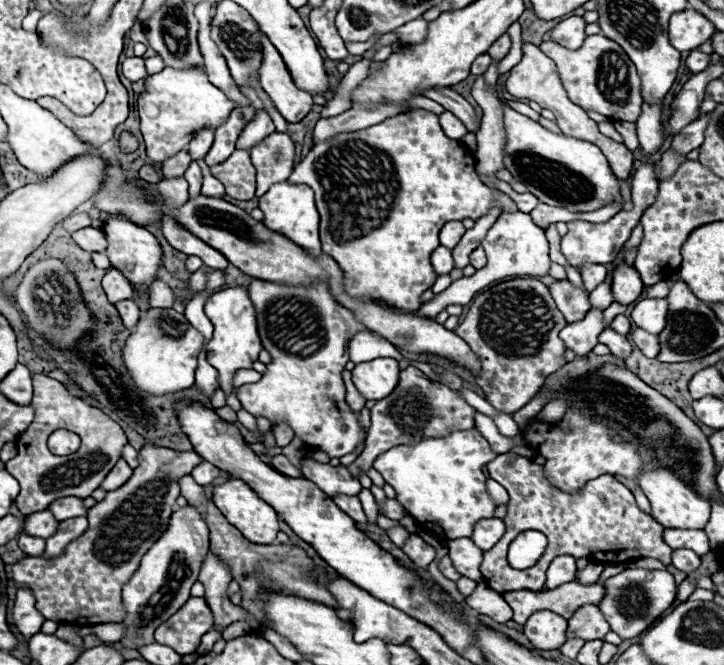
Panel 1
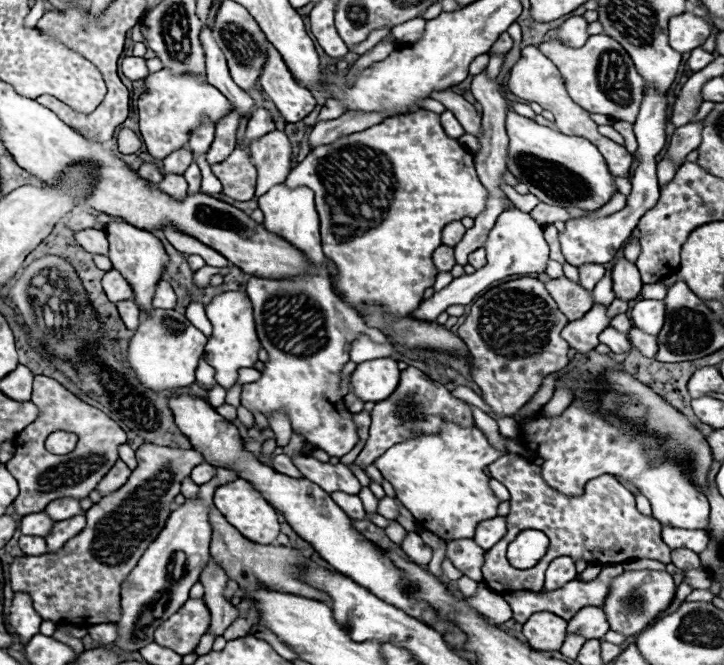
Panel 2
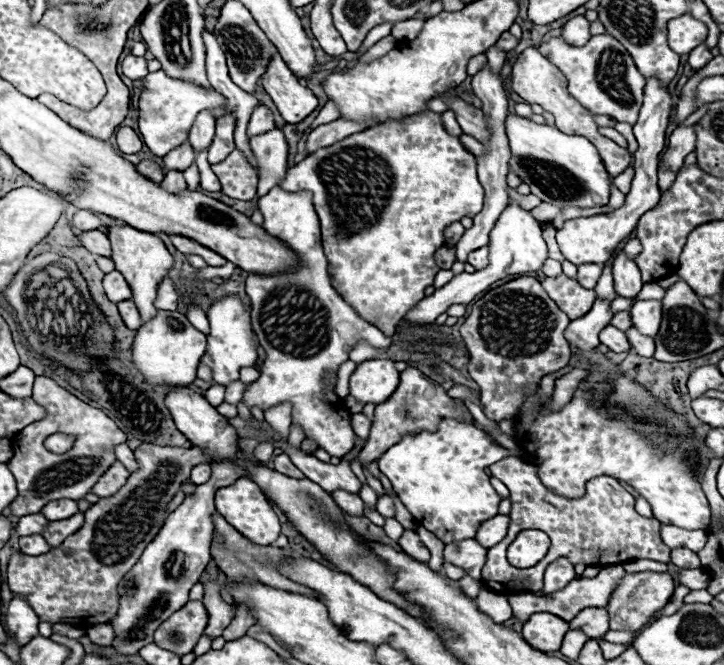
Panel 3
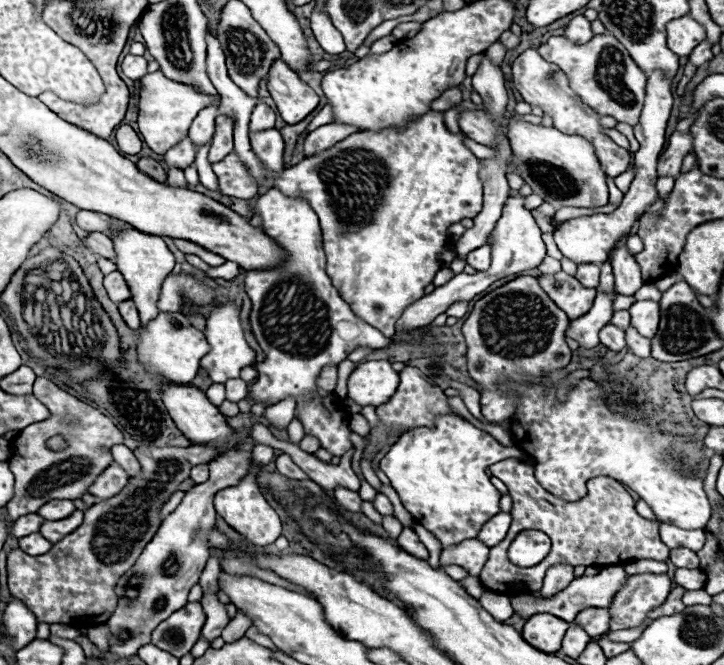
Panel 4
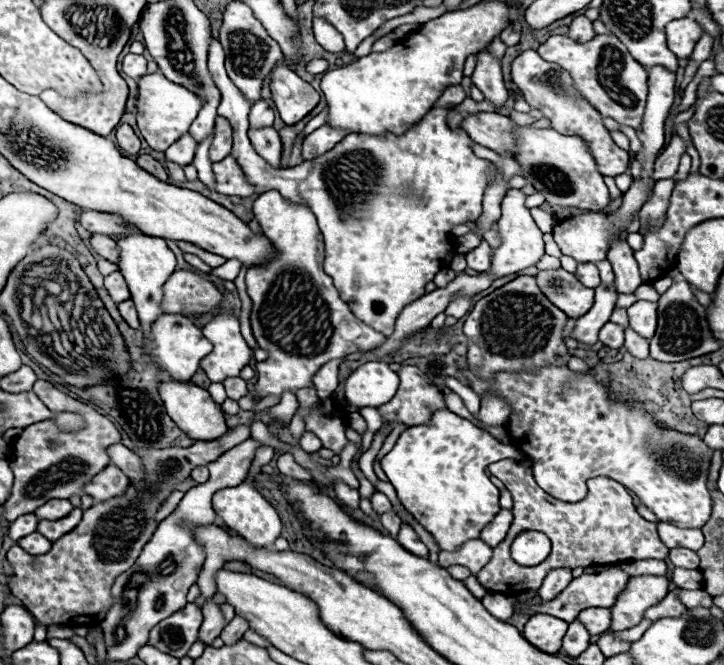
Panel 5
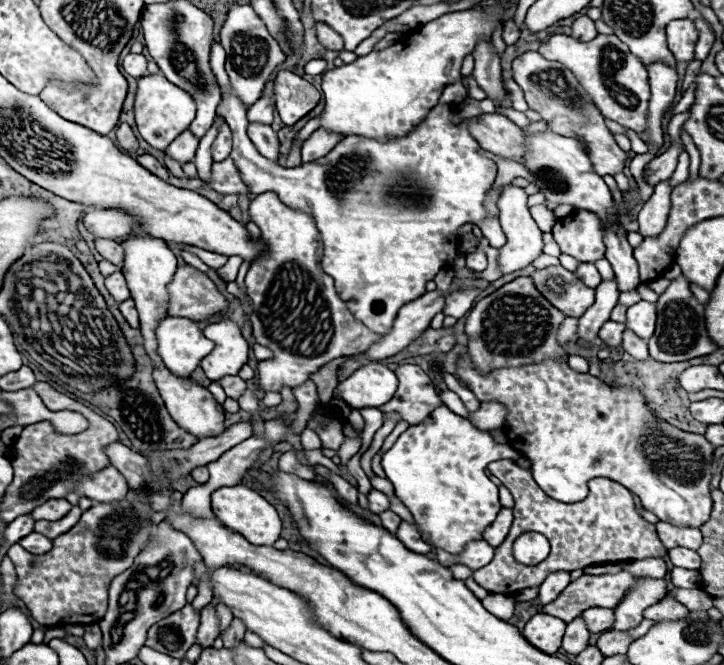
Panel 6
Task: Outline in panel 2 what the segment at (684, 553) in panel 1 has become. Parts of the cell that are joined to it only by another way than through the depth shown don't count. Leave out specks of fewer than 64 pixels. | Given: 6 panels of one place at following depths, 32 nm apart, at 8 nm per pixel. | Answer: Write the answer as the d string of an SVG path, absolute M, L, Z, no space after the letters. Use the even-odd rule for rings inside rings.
M680 548L680 550L672 550L672 564L674 564L676 568L688 572L688 570L700 568L700 558L698 558L696 552Z

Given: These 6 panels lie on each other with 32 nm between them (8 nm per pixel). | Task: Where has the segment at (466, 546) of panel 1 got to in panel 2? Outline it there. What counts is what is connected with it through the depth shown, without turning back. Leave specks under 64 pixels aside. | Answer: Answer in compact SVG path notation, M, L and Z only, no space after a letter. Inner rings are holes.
M462 538L462 540L452 540L448 542L446 548L446 558L468 578L482 582L482 564L484 564L484 550L472 540L472 538Z

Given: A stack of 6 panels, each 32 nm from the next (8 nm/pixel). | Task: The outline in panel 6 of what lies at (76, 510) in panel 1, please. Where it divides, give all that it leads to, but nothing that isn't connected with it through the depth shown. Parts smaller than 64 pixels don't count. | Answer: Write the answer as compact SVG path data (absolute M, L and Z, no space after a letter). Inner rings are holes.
M56 498L52 502L44 502L42 506L38 506L36 510L32 510L32 518L34 520L60 520L64 514L68 514L68 510L72 508L72 504L64 498Z

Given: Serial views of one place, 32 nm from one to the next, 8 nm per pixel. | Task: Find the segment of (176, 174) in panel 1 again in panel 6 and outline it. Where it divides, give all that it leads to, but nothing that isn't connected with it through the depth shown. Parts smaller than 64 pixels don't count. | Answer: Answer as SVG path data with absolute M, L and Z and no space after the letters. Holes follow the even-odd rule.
M186 130L186 132L182 132L182 134L168 146L166 154L172 156L176 162L186 164L186 162L190 162L190 160L194 158L196 148L198 148L198 140L194 138L194 134L192 134L190 130Z

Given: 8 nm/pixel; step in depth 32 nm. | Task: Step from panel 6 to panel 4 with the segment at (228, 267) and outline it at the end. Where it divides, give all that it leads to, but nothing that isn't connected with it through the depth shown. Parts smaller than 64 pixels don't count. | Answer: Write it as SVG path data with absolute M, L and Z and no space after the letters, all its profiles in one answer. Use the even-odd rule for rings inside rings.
M226 262L226 264L222 264L222 266L208 268L208 270L204 272L206 278L224 278L224 280L232 280L236 274L238 274L238 264L236 264L236 262Z

